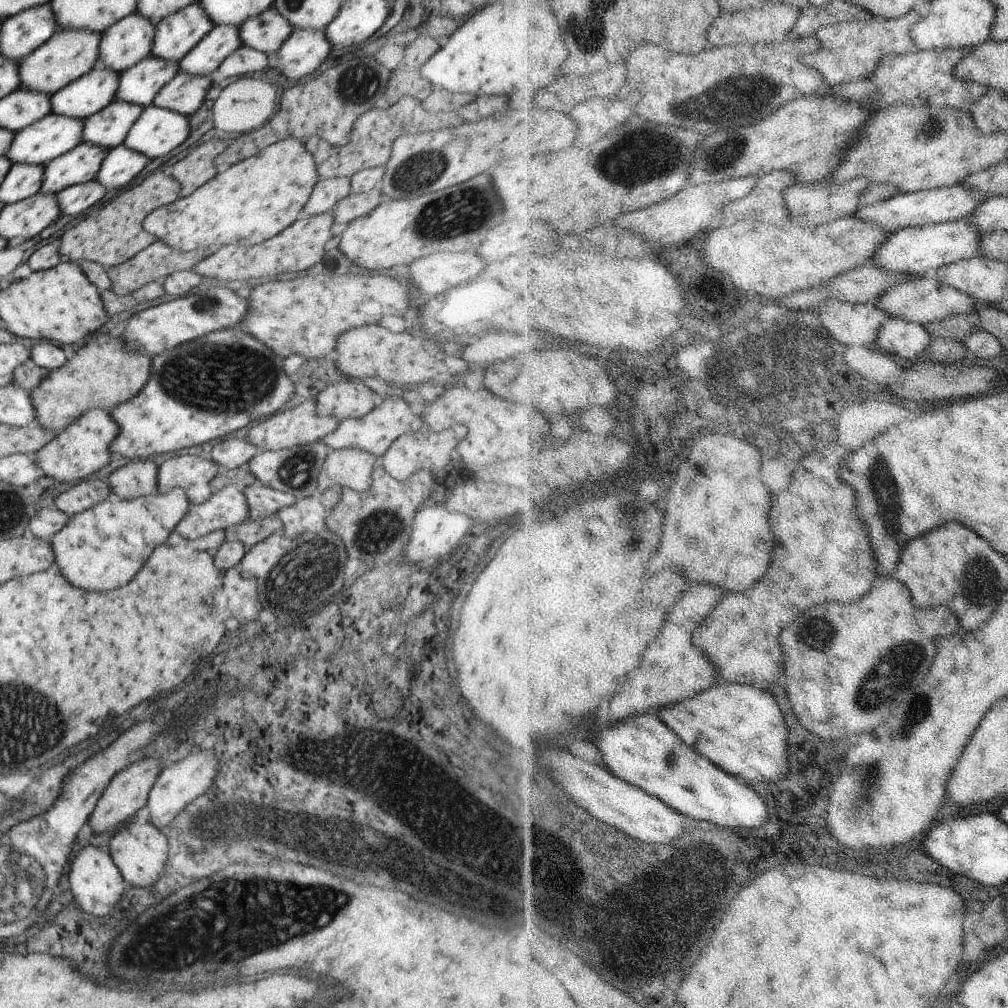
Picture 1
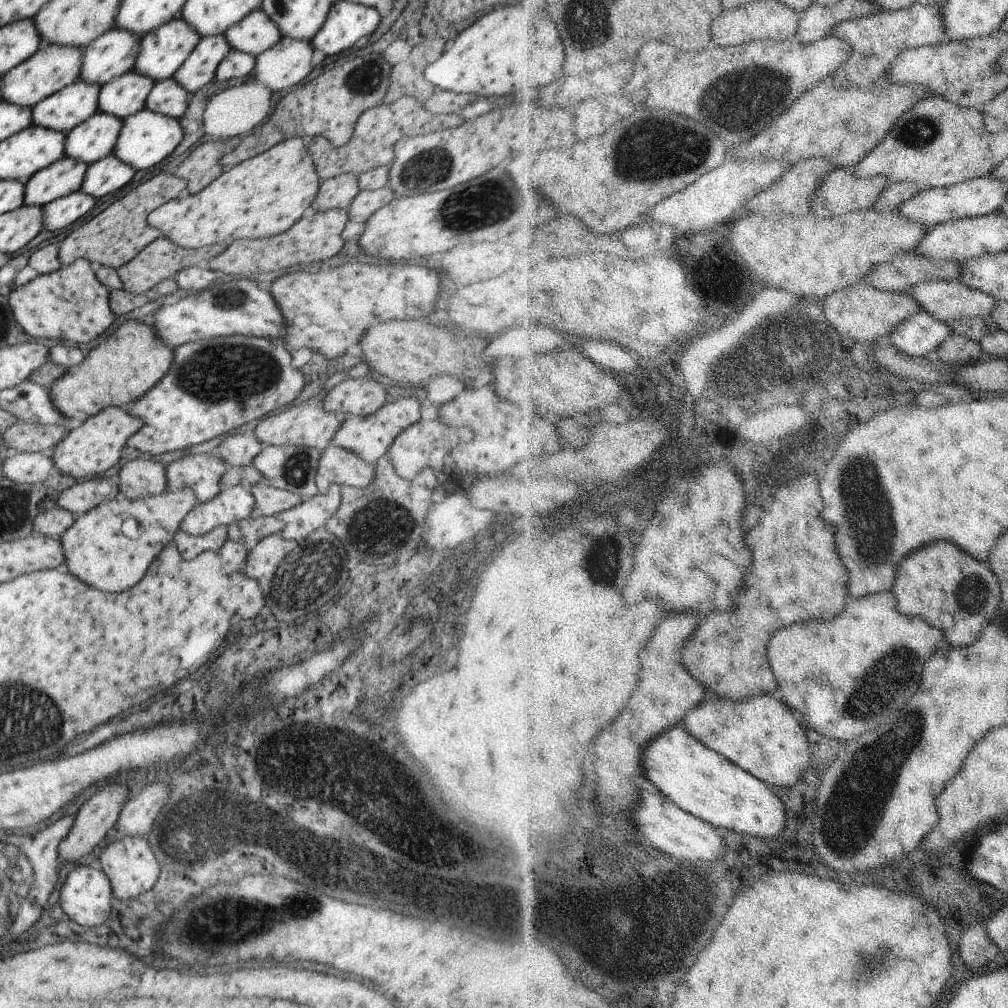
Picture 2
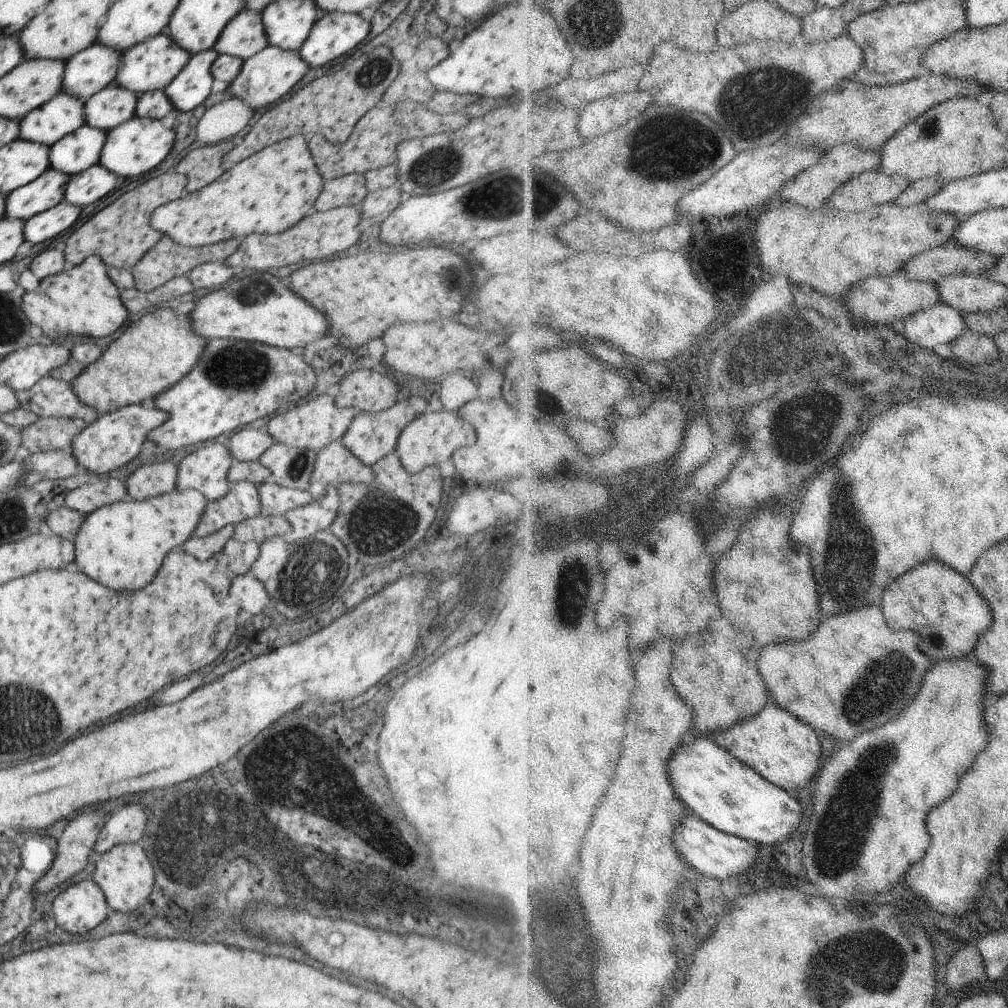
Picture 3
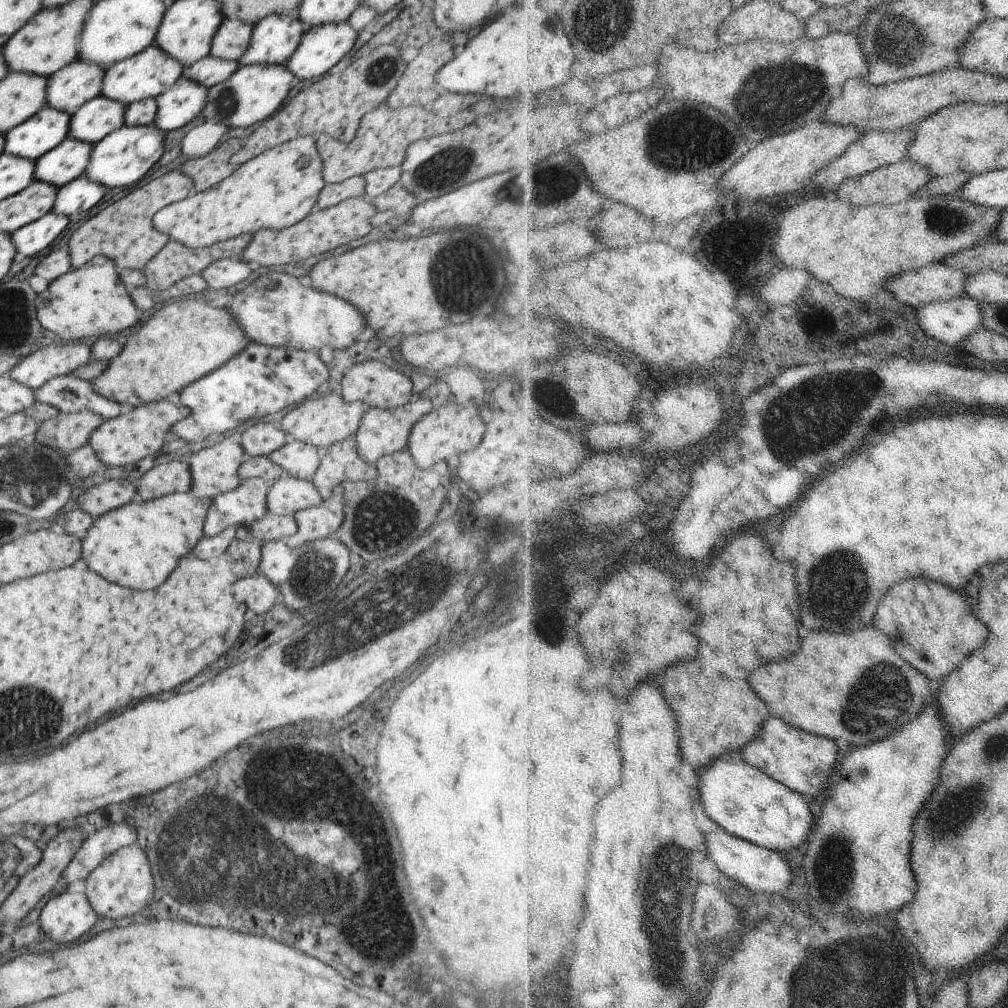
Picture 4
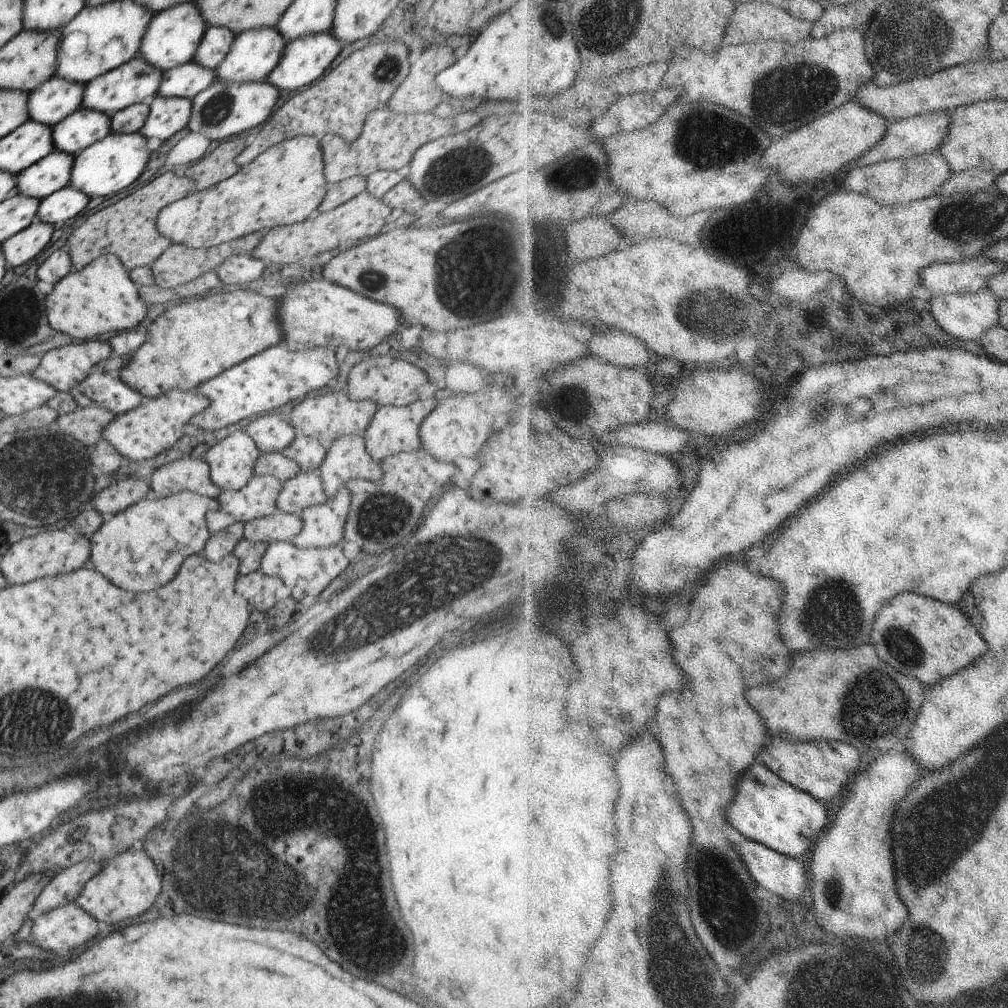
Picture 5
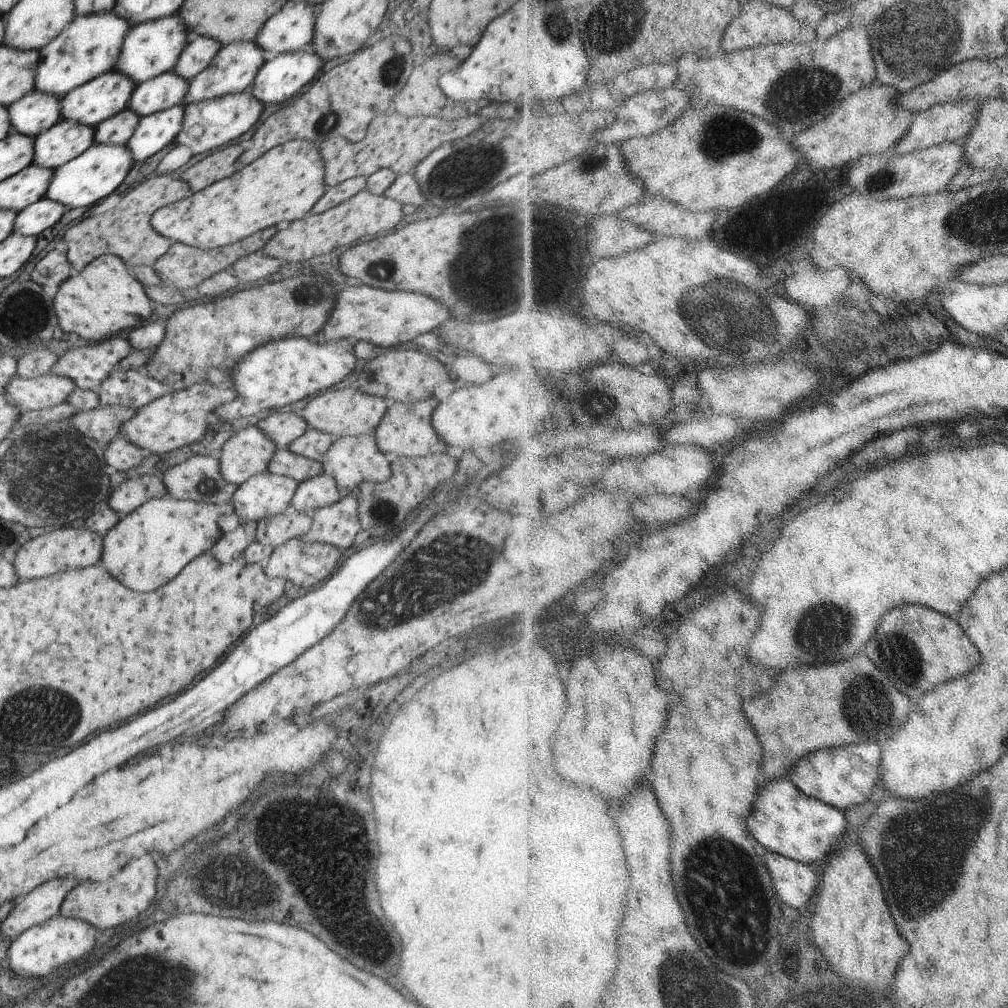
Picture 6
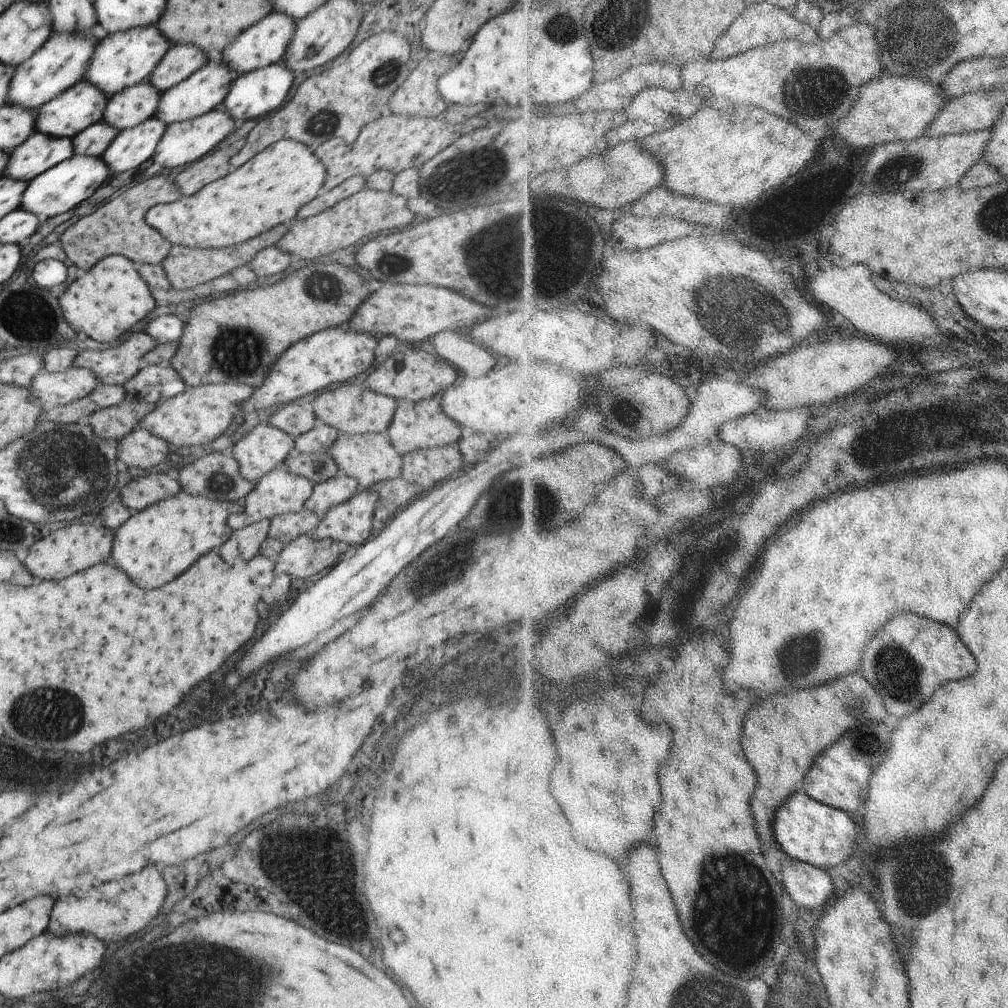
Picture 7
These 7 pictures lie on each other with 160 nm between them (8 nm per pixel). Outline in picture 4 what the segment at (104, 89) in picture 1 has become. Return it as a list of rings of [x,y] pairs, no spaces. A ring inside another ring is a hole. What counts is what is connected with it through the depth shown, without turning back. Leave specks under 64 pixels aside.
[[[46,104],[34,116],[4,134],[4,153],[38,160],[70,136],[71,116]]]

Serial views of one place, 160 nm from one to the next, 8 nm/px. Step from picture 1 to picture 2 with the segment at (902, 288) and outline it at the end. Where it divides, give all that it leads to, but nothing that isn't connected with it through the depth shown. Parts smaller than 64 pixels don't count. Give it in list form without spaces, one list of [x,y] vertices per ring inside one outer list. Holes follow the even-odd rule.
[[[958,278],[926,281],[908,292],[938,320],[949,322],[990,315],[998,300],[991,294],[967,287]]]

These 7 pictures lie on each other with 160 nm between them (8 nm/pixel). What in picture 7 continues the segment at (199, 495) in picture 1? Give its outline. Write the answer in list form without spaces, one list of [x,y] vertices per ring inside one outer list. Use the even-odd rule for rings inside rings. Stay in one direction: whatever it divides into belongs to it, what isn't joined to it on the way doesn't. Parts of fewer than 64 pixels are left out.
[[[258,423],[232,447],[231,456],[238,461],[242,478],[256,483],[274,467],[284,464],[287,454],[295,448],[293,438],[270,424]]]

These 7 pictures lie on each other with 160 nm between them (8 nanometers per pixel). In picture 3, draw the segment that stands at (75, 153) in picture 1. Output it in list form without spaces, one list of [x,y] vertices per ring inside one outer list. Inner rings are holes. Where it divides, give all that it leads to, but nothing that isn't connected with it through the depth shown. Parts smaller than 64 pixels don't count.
[[[49,167],[32,182],[13,190],[6,198],[5,216],[28,220],[64,200],[70,176]]]

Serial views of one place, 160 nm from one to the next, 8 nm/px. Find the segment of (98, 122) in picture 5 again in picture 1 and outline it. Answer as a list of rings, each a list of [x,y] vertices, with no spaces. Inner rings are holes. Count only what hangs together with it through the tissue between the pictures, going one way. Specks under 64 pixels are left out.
[[[148,56],[118,76],[115,99],[142,108],[153,105],[162,86],[177,76],[179,71],[179,62]]]

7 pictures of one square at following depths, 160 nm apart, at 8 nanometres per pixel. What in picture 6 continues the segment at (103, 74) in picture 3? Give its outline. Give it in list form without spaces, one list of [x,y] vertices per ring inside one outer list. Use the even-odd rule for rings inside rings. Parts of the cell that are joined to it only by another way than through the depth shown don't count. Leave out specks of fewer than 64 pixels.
[[[29,92],[8,108],[12,132],[32,138],[63,119],[60,98],[47,92]]]

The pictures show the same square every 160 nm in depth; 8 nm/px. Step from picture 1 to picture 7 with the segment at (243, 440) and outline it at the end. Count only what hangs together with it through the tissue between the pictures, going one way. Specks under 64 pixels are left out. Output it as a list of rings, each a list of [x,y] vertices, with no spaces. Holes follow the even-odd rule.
[[[289,403],[272,414],[268,418],[268,422],[291,437],[297,437],[312,430],[318,420],[316,420],[315,414],[312,414],[310,410],[306,410],[306,408],[298,406],[298,404]]]

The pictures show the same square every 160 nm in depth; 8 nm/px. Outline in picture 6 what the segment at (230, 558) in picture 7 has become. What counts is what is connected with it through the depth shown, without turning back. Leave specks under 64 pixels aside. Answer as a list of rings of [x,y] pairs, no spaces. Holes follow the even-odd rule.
[[[257,522],[239,523],[233,531],[223,532],[216,541],[216,546],[212,546],[212,554],[220,562],[230,562],[228,554],[242,554],[244,549],[256,541]]]

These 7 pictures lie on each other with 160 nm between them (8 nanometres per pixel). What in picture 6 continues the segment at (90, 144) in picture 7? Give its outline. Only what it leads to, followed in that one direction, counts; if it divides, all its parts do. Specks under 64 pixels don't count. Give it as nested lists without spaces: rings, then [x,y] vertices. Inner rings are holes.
[[[130,107],[121,110],[118,114],[108,117],[104,122],[97,124],[95,142],[102,144],[126,145],[134,134],[141,116]]]

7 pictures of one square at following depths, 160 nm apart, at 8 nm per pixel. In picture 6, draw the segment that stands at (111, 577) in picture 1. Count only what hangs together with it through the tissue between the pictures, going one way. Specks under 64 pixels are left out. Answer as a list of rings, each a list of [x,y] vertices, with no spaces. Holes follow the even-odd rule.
[[[170,495],[160,500],[148,500],[128,516],[124,516],[104,536],[102,562],[106,570],[126,588],[138,592],[156,590],[176,578],[192,558],[208,552],[214,546],[214,542],[223,534],[220,530],[220,518],[220,508],[215,508],[212,504],[178,501]]]

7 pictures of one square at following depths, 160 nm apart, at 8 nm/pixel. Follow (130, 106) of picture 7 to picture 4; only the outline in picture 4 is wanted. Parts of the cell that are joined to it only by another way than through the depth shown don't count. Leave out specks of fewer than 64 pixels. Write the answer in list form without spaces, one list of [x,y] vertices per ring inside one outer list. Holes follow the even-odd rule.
[[[208,55],[197,60],[193,65],[185,67],[182,77],[188,77],[190,80],[194,79],[209,89],[230,78],[234,71],[238,70],[238,67],[240,67],[238,61]]]

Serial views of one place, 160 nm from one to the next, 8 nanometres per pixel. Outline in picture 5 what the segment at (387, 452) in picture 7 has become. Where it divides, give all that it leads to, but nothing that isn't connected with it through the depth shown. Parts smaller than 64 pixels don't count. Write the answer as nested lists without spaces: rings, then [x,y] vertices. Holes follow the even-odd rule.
[[[362,436],[342,437],[332,442],[326,451],[324,460],[318,469],[321,476],[324,492],[327,498],[334,498],[342,485],[347,486],[349,481],[380,481],[382,469],[380,462],[375,461],[367,452]]]

